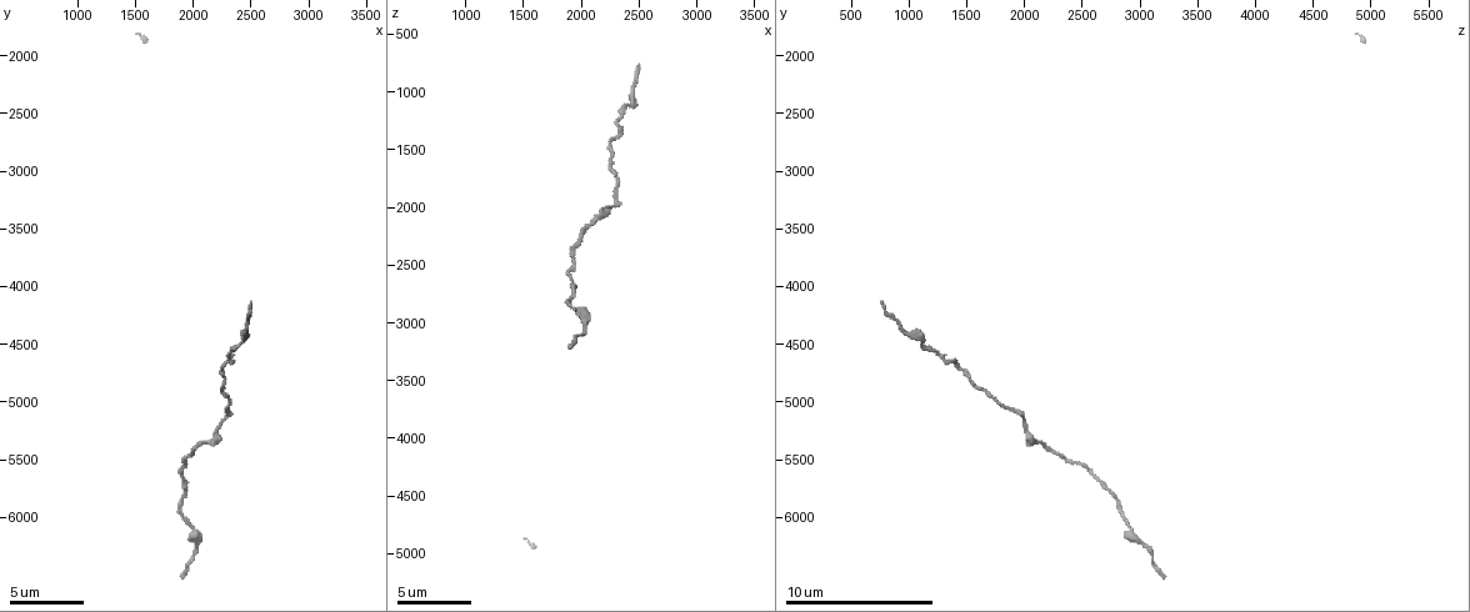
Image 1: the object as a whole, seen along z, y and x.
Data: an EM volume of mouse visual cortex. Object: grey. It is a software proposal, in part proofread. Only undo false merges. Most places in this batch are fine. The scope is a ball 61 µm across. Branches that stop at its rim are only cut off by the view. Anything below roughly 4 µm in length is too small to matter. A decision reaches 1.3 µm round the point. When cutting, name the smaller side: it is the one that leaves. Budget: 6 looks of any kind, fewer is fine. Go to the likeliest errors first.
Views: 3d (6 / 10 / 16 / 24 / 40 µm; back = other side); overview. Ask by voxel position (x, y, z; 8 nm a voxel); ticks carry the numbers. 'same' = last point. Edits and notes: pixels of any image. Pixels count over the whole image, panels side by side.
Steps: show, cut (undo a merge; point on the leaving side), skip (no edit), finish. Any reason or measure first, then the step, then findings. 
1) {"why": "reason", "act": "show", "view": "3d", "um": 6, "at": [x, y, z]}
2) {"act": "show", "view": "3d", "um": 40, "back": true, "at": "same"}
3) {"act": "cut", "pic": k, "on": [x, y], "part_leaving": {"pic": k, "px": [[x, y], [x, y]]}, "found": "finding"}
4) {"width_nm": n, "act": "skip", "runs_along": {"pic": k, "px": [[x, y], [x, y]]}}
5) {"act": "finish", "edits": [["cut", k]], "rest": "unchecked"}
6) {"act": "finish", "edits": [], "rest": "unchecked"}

{"why": "calibre changes", "act": "show", "view": "3d", "um": 16, "at": [1960, 6040, 2900]}

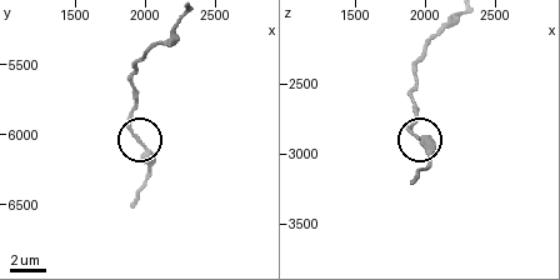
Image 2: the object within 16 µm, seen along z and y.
{"width_nm": 250, "act": "skip", "runs_along": {"pic": 2, "px": [[411, 89], [415, 116], [411, 128], [428, 148], [429, 169]]}, "found": "one cell here"}

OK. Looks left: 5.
{"why": "thick turns thin", "act": "show", "view": "3d", "um": 16, "at": [2320, 5100, 2000]}

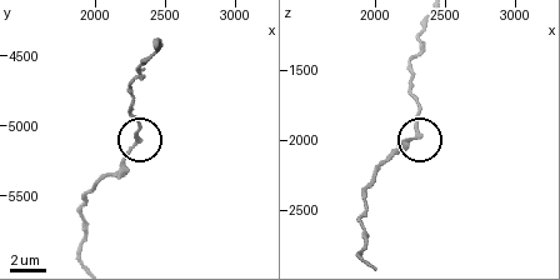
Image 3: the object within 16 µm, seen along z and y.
{"act": "skip", "found": "one cell here"}

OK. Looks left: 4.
{"why": "sudden change in width", "act": "show", "view": "3d", "um": 10, "at": [2340, 4520, 1200]}

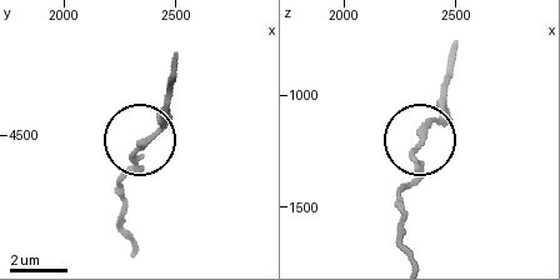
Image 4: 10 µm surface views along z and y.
{"act": "skip", "runs_along": {"pic": 4, "px": [[411, 254], [400, 233], [400, 196], [448, 84]]}, "found": "continuous, no second cell"}

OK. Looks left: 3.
{"act": "finish", "edits": [], "rest": "unchecked"}

